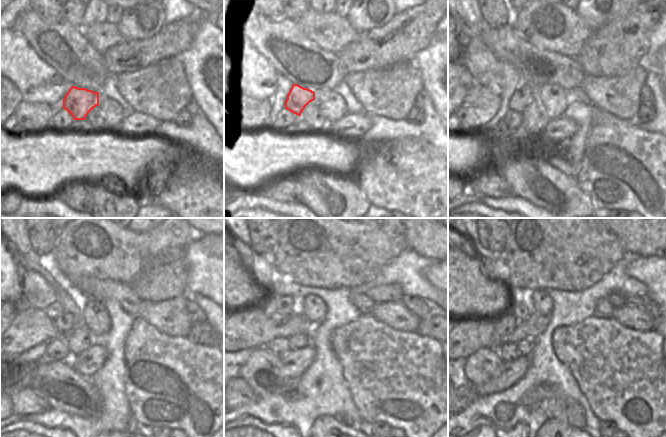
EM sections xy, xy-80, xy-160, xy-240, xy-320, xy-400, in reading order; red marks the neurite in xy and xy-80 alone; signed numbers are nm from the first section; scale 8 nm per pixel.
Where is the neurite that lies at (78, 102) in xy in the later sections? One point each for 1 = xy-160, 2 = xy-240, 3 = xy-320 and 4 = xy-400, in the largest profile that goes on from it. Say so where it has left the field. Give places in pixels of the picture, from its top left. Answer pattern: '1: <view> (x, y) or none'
1: xy-160 (523, 94)
2: xy-240 (65, 323)
3: xy-320 (279, 319)
4: xy-400 (503, 325)

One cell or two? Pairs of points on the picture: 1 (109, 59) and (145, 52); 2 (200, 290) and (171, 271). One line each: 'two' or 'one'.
1: one
2: two

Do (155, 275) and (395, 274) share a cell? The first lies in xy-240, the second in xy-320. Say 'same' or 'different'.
different

